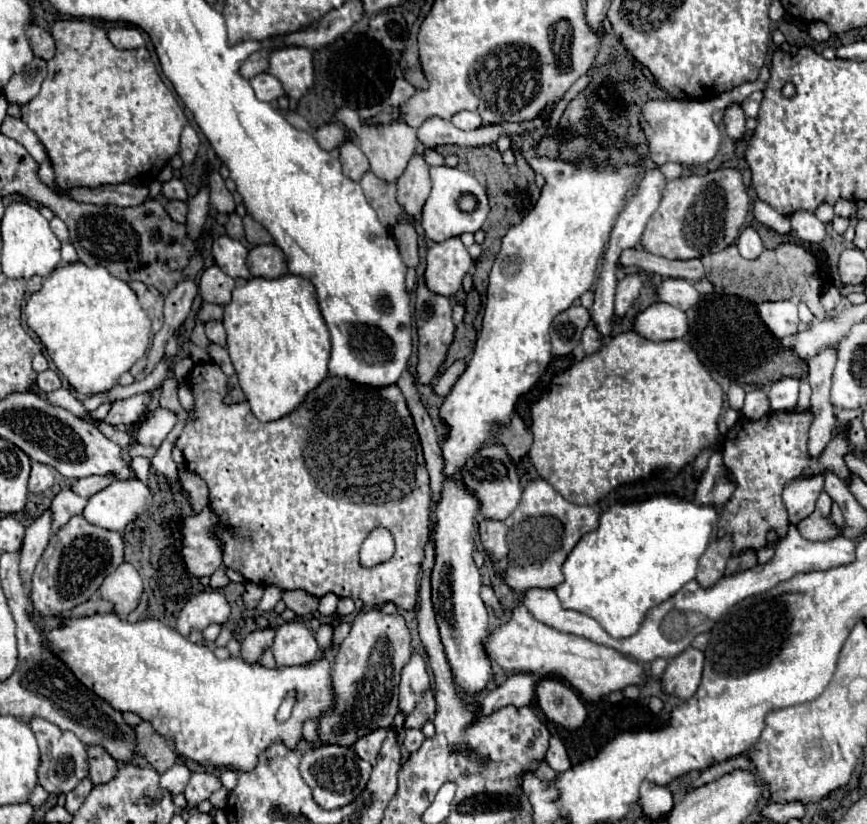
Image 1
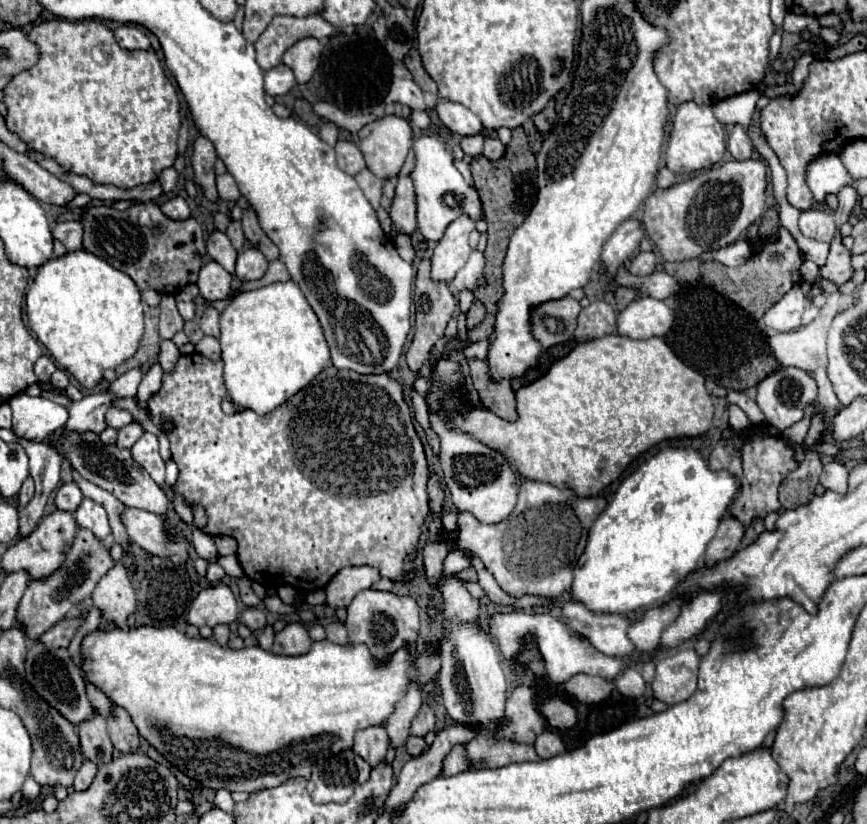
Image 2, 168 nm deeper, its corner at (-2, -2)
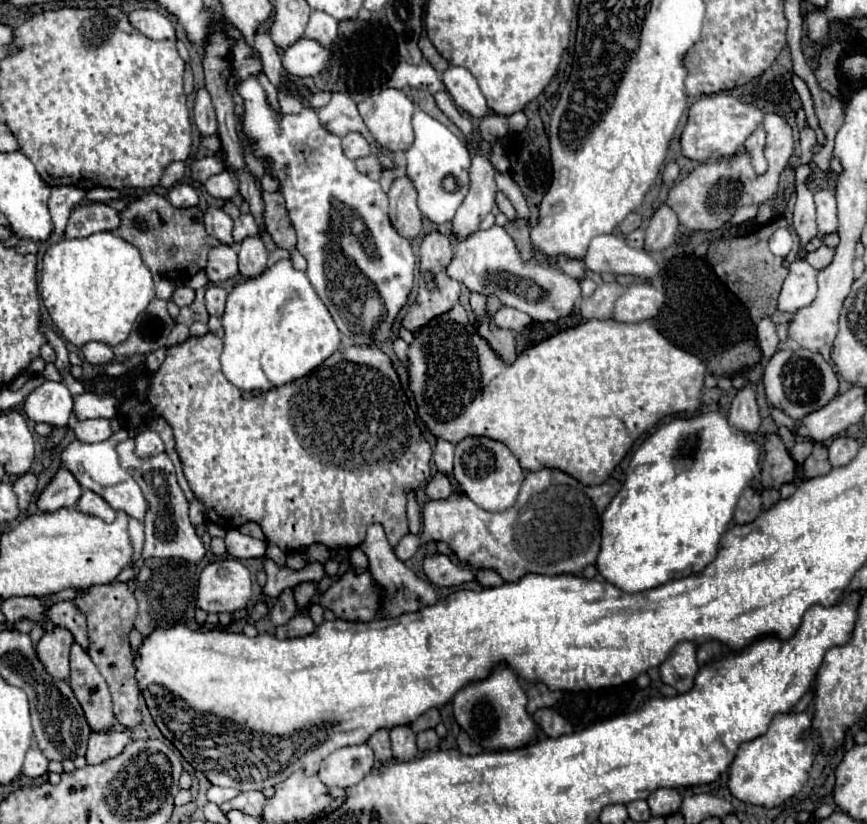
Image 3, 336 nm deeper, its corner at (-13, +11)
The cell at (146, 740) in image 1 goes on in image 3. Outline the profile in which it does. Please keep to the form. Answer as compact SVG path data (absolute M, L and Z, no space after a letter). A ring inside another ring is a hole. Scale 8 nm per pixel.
M113 583L113 585L91 587L85 595L75 597L73 603L87 617L87 633L89 633L87 653L109 685L113 697L113 713L121 725L133 729L141 723L139 687L135 683L133 653L129 645L129 631L133 629L133 621L137 617L137 601L129 591L127 583Z

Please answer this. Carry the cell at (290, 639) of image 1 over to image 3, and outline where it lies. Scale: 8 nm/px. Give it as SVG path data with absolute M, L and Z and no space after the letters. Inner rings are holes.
M297 613L289 623L277 627L277 637L279 639L289 639L289 637L303 637L303 635L309 635L313 633L315 625L311 621L309 615L303 615L303 613Z

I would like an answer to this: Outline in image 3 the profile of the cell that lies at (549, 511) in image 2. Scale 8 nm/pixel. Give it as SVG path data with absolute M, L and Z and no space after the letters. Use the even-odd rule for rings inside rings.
M541 469L535 473L525 475L525 483L519 493L519 507L511 507L501 513L489 513L479 509L459 487L455 477L449 475L451 481L451 495L447 499L429 501L423 507L423 537L425 541L445 541L455 557L473 567L473 569L493 569L505 581L519 581L525 573L543 573L543 575L557 575L557 573L571 573L581 575L581 571L595 563L599 549L601 549L601 515L611 503L613 495L621 489L617 479L607 479L597 487L581 485L577 479L569 477L557 469Z

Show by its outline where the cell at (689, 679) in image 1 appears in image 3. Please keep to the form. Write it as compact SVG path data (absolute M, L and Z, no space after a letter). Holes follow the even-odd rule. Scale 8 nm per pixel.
M679 643L671 655L665 659L665 663L661 663L659 673L661 673L661 681L675 687L679 693L685 693L693 687L693 679L699 671L699 663L697 663L697 647L695 643Z

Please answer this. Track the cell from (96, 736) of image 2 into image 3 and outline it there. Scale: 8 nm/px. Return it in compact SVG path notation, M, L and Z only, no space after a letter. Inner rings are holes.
M73 641L71 645L71 675L69 685L79 699L87 723L93 731L105 731L113 727L113 705L111 693L107 689L105 679L101 677L99 669L89 659L87 651Z

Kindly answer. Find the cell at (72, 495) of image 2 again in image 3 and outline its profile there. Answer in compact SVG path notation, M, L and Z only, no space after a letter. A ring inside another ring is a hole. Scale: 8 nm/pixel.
M61 467L55 473L55 477L47 483L47 487L39 493L35 505L37 509L51 513L61 507L73 507L79 501L79 497L81 497L81 485L71 475L71 471Z

